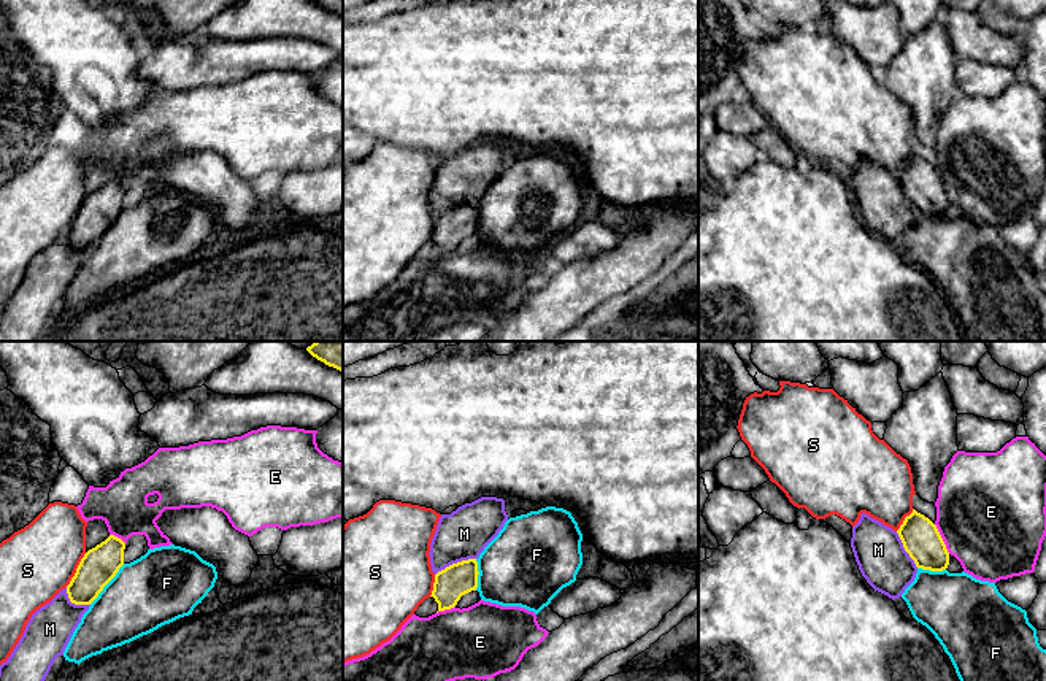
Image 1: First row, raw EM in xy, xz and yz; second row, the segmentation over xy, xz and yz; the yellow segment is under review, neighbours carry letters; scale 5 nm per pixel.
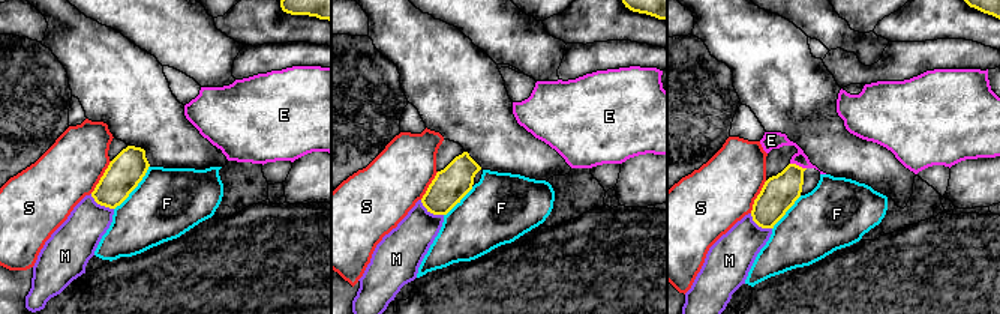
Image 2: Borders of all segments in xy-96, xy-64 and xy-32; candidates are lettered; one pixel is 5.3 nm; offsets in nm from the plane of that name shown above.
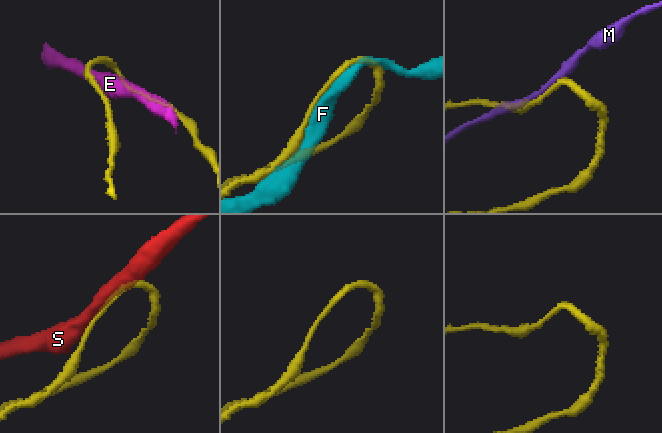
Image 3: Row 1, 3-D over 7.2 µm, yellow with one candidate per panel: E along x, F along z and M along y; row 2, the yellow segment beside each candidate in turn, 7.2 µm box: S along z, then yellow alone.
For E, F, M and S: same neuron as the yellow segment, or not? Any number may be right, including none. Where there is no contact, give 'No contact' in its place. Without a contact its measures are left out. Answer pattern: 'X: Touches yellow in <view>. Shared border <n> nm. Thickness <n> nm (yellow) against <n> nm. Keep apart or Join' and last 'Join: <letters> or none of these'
E: Touches yellow in yz. Shared border 170 nm. Thickness 190 nm (yellow) against 500 nm. Keep apart
F: Touches yellow in xy. Shared border 280 nm. Thickness 190 nm (yellow) against 360 nm. Join
M: Touches yellow in xz. Shared border 220 nm. Thickness 160 nm (yellow) against 260 nm. Keep apart
S: Touches yellow in xy. Shared border 200 nm. Thickness 190 nm (yellow) against 380 nm. Keep apart
Join: F

